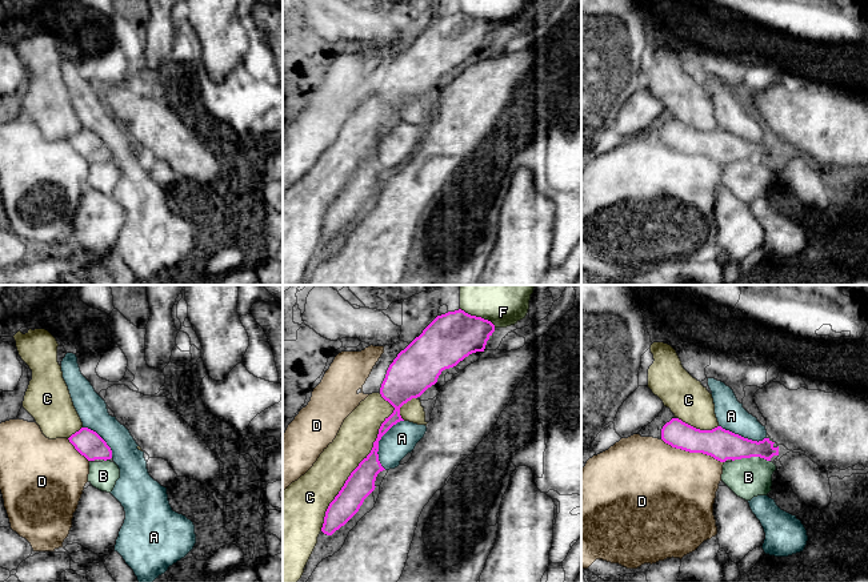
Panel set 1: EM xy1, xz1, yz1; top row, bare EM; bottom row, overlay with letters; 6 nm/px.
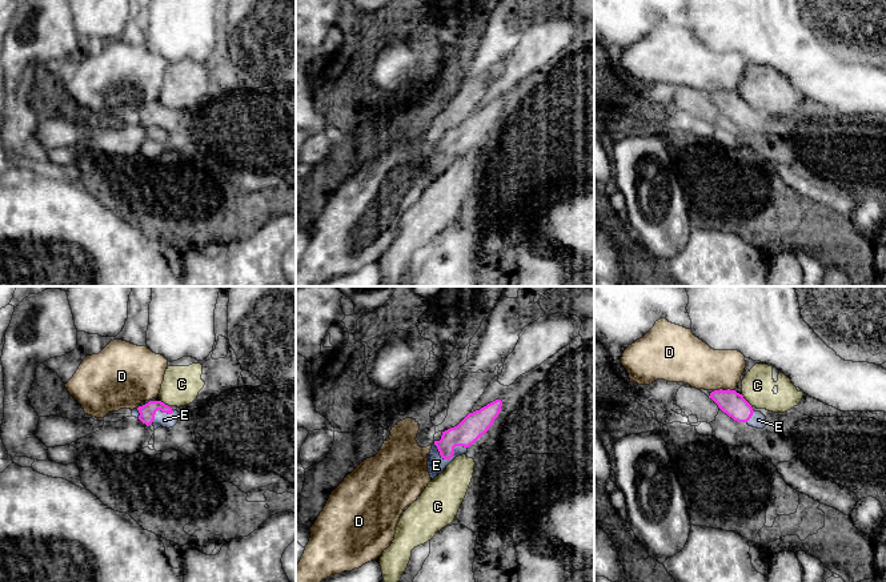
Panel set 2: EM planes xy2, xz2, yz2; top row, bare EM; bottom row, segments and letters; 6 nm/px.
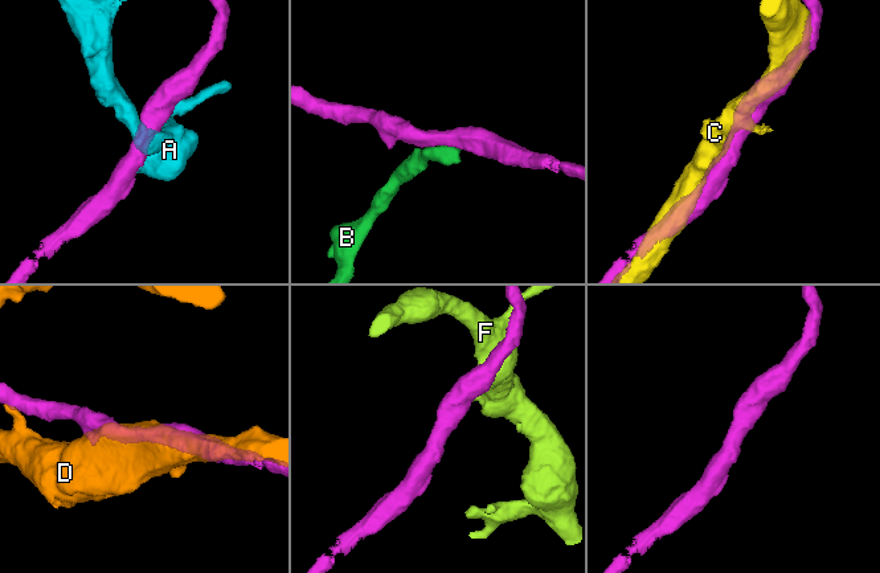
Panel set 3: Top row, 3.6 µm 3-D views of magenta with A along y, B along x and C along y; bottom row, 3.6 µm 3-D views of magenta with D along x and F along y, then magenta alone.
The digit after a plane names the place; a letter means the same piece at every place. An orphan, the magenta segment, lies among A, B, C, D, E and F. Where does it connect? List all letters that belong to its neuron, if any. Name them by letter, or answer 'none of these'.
E

